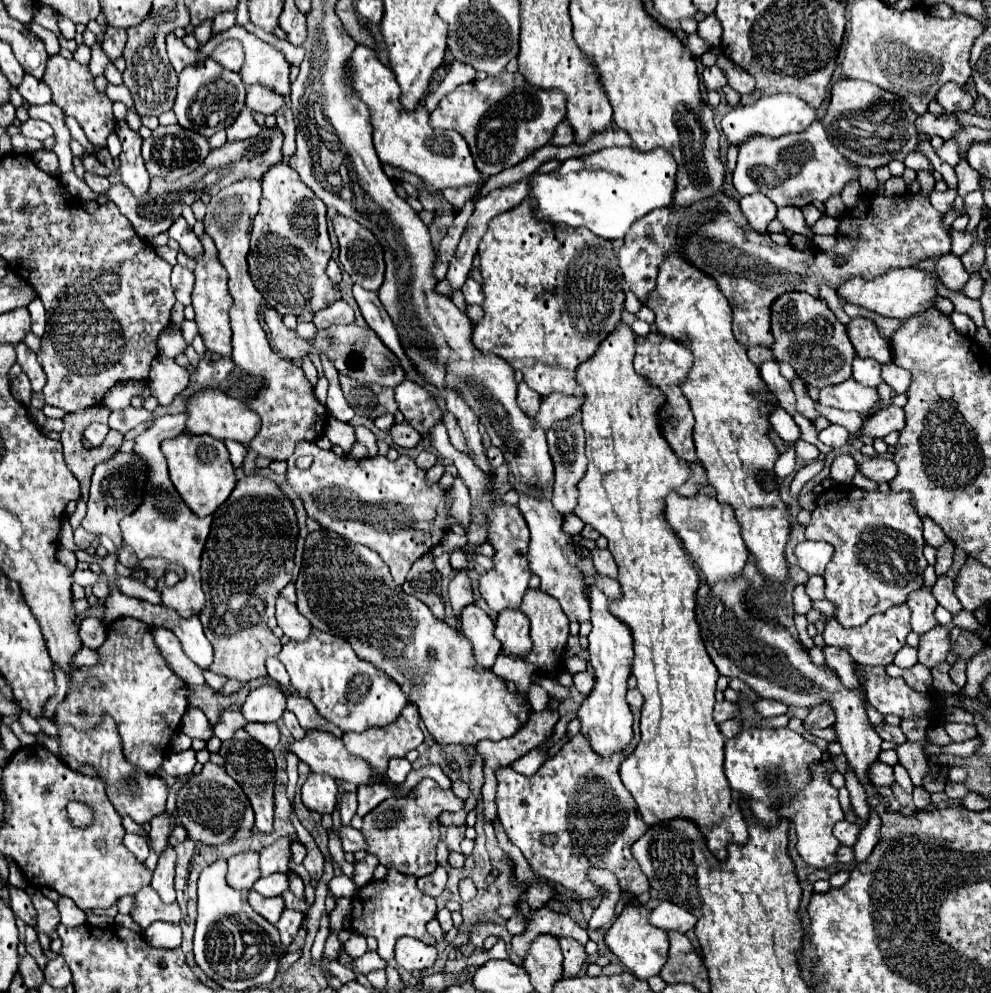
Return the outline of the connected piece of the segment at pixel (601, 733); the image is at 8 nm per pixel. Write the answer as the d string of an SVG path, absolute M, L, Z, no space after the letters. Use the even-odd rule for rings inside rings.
M612 578L598 580L596 588L590 592L590 608L592 608L592 632L588 636L588 652L590 664L596 674L596 686L592 694L582 702L578 718L580 718L580 734L588 740L590 748L598 752L604 760L610 760L614 754L624 758L626 746L632 742L632 714L626 704L626 680L632 674L632 632L630 628L608 612L608 604L620 600L620 584Z

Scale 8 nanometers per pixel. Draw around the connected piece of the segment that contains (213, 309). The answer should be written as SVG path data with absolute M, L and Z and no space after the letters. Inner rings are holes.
M210 236L202 238L204 244L204 256L200 256L196 260L196 268L194 268L194 276L196 276L196 284L194 284L194 292L192 292L192 306L196 310L196 324L198 324L198 332L206 344L206 348L210 352L218 352L222 358L230 358L232 354L232 330L230 330L230 320L228 320L228 312L232 308L232 296L228 292L228 274L224 270L224 266L218 260L218 252L216 246L212 242Z

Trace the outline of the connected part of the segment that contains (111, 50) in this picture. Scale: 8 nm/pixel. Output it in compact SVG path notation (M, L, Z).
M110 28L104 32L104 40L102 40L102 50L106 52L106 56L114 62L116 58L122 56L126 44L126 32L122 28Z

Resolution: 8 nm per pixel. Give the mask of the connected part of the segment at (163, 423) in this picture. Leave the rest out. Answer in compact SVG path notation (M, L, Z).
M166 414L162 418L156 418L154 424L144 430L140 436L134 438L134 456L138 456L144 462L146 470L146 488L142 496L140 508L132 512L130 516L124 516L120 520L124 542L134 550L138 558L164 558L168 562L174 562L184 568L186 576L176 586L168 588L166 594L166 606L174 608L180 616L190 616L190 612L200 612L205 606L205 595L202 590L202 578L200 573L200 554L204 548L204 542L210 532L212 516L196 518L190 508L184 504L180 494L170 482L168 468L164 454L160 450L160 442L164 438L174 438L184 432L186 414Z

